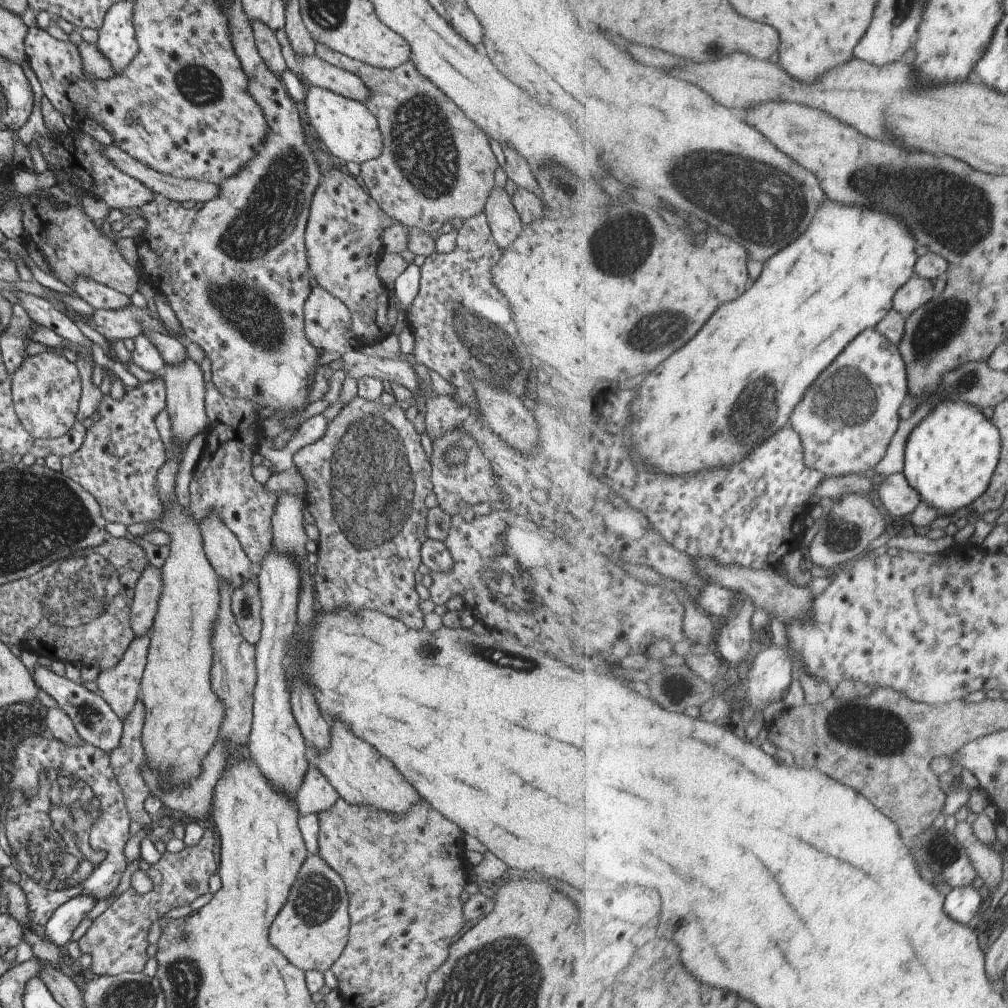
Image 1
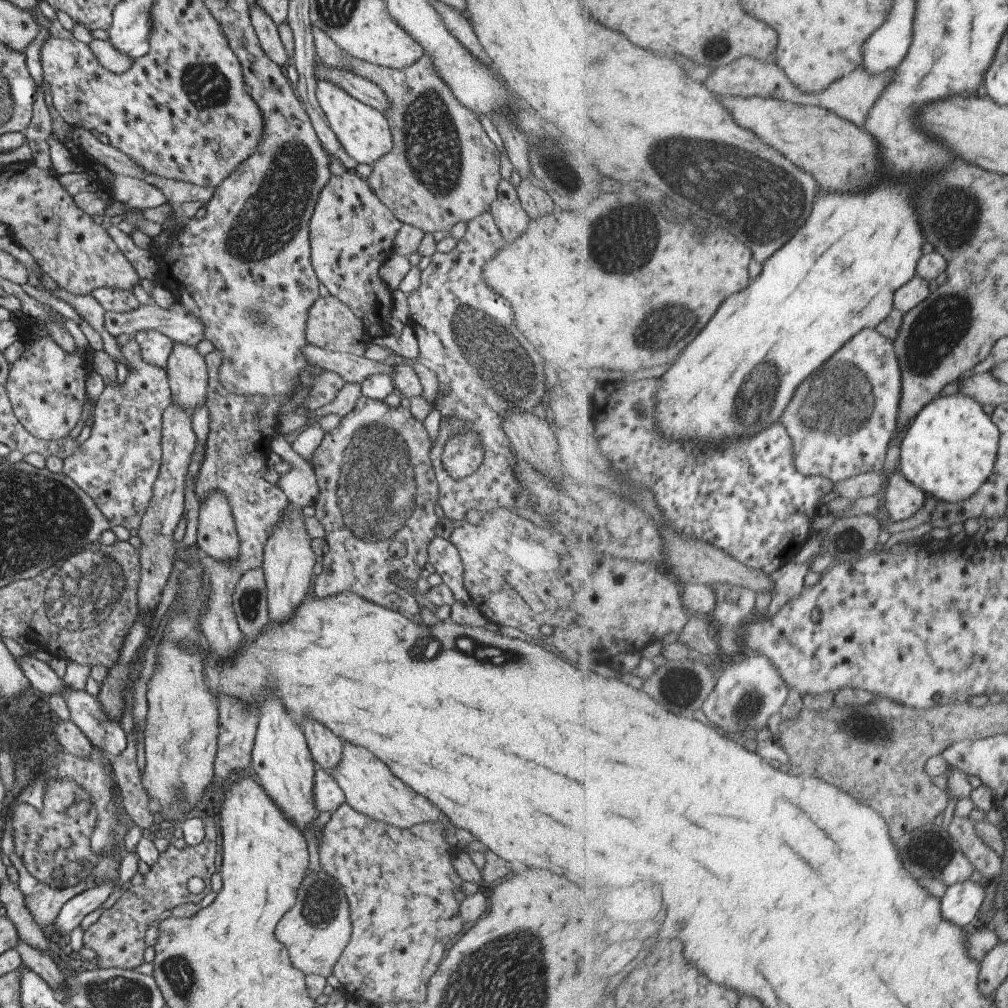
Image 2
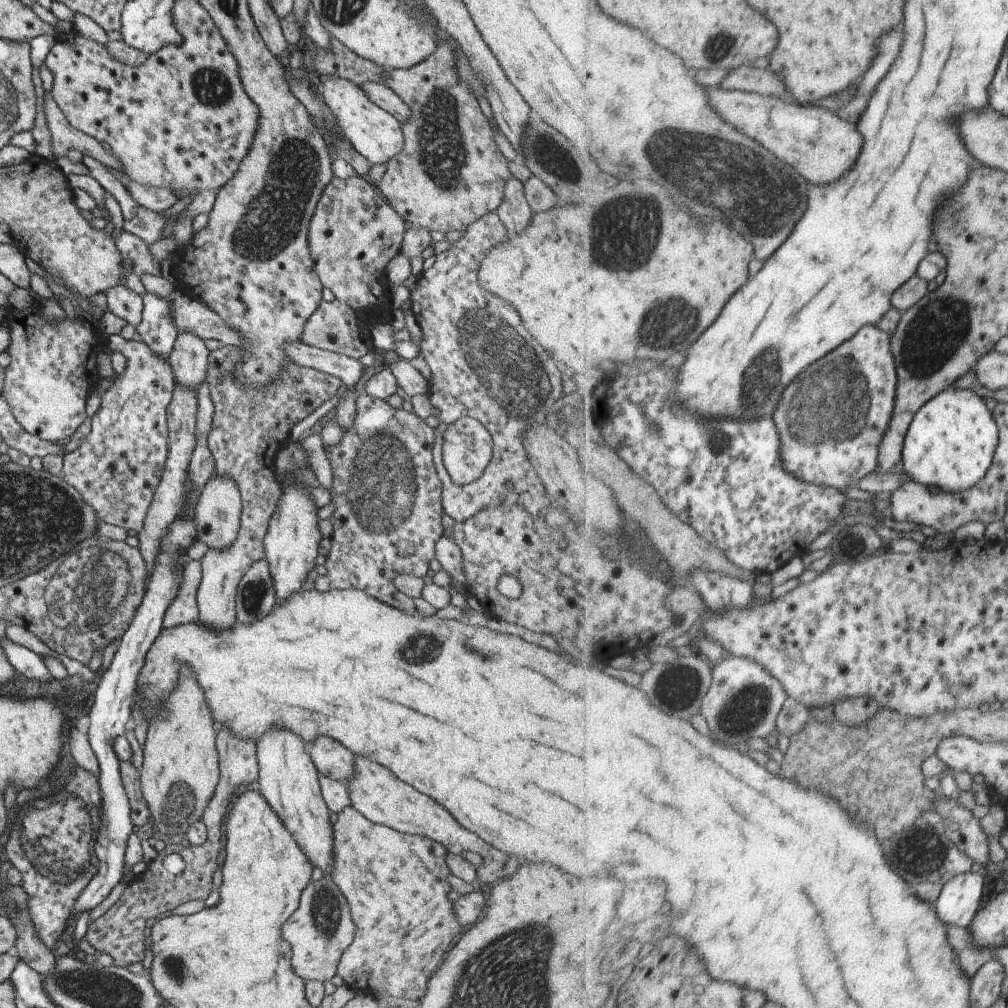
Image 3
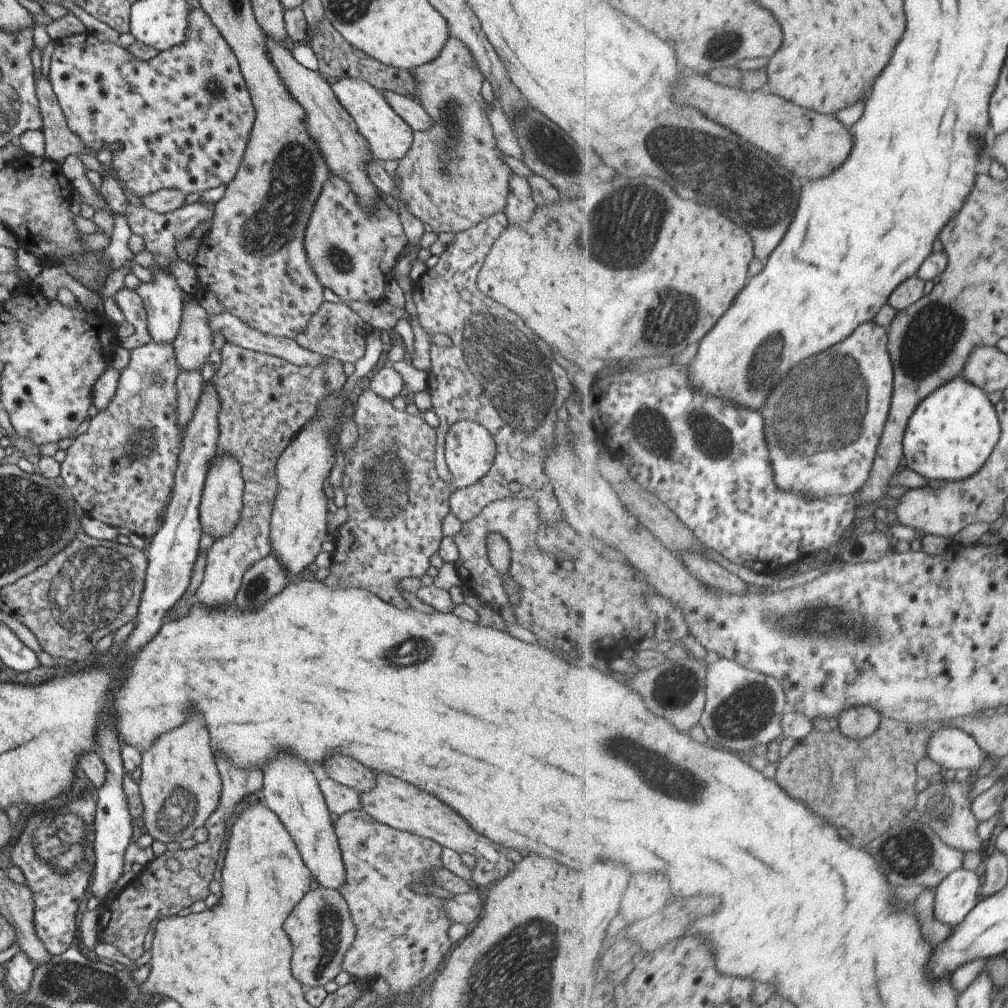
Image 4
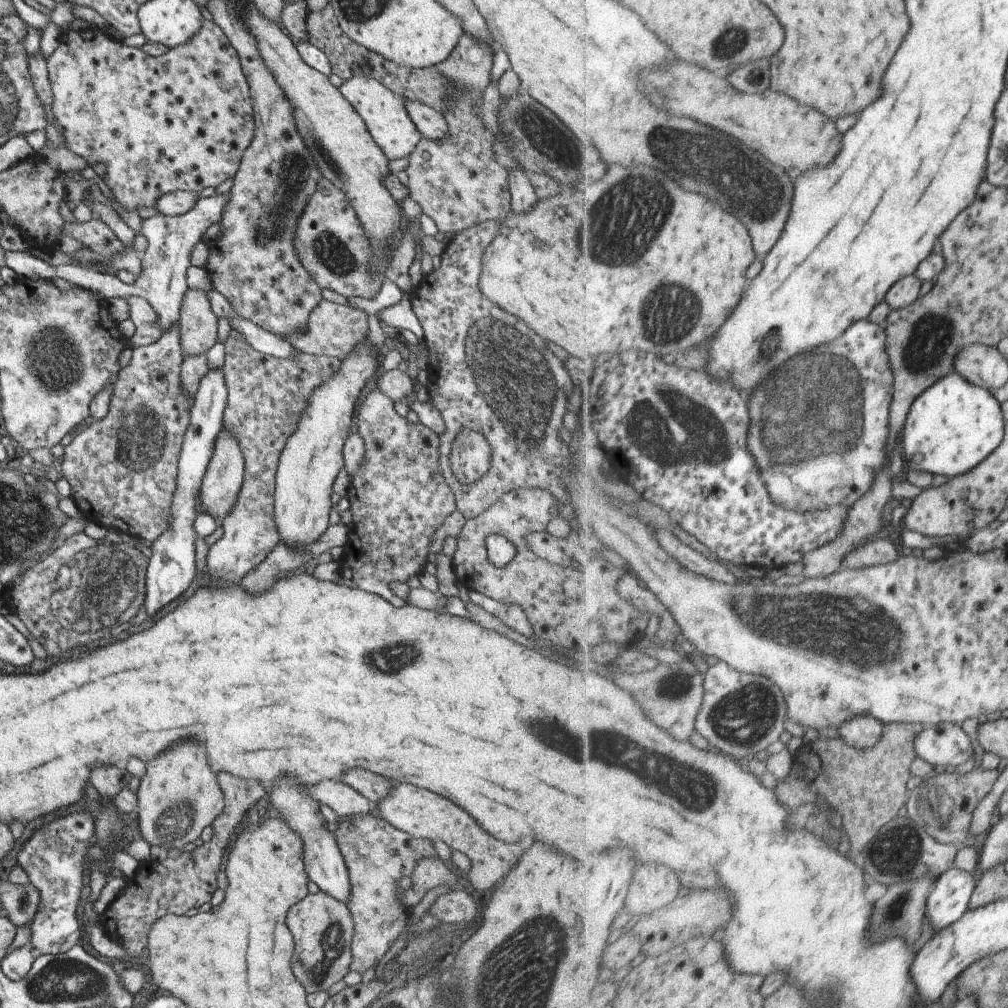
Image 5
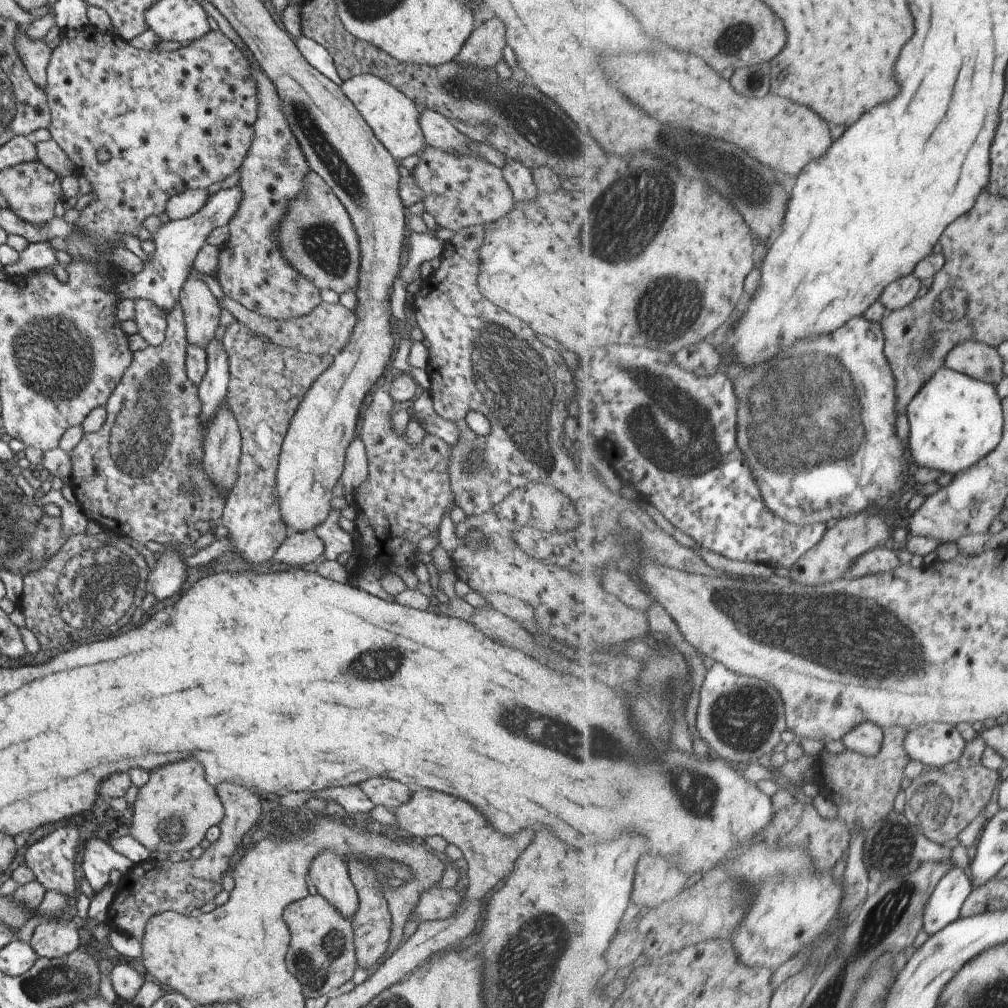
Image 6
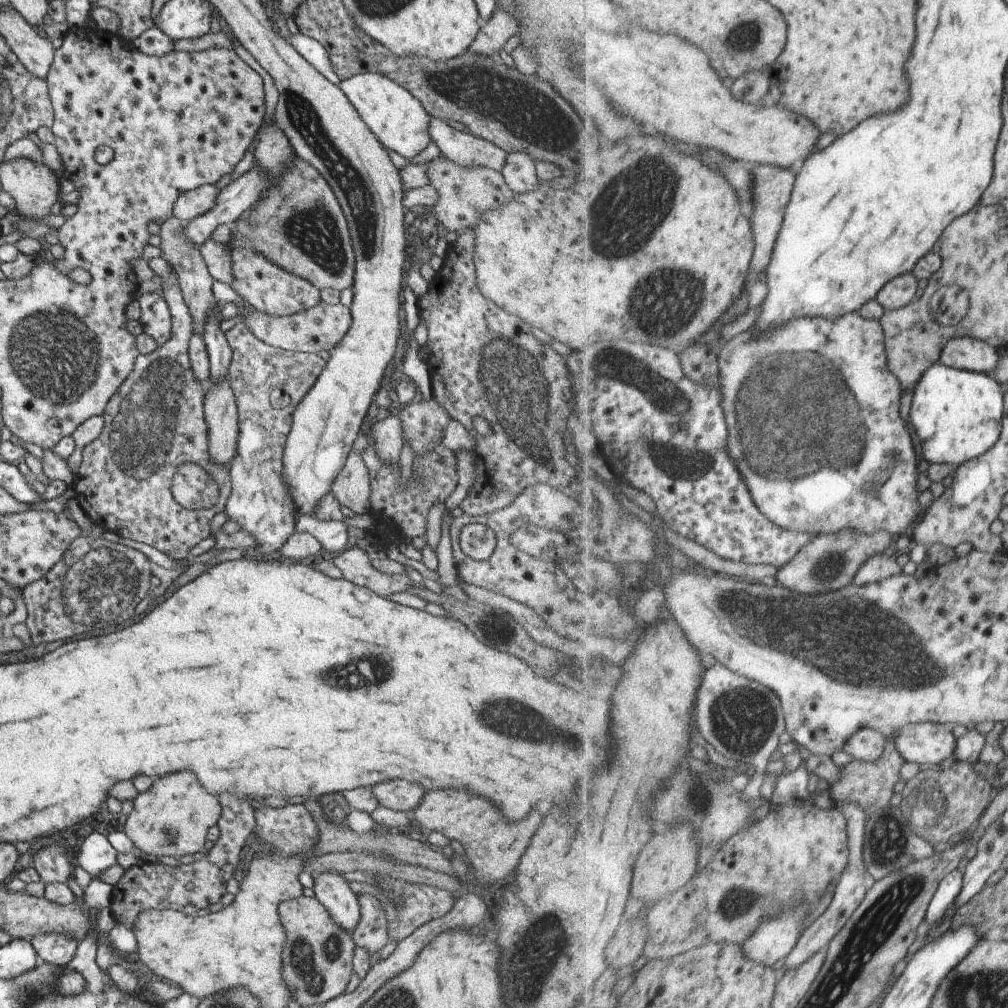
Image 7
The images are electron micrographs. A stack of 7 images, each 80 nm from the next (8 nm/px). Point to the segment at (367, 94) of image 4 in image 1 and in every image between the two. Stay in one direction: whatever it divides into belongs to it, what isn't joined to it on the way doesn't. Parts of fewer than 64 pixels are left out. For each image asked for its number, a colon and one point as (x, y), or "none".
1: (344, 127)
2: (362, 132)
3: (373, 134)

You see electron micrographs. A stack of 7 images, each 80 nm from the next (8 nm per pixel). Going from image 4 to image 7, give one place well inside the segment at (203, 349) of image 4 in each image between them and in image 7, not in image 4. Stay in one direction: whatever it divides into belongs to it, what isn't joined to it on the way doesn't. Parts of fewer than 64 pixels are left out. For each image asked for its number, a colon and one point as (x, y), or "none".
5: (197, 325)
6: (200, 312)
7: (184, 258)

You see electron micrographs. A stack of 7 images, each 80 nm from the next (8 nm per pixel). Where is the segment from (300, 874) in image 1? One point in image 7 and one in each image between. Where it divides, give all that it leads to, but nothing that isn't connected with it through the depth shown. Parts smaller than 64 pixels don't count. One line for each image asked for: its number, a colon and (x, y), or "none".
2: (316, 930)
3: (318, 932)
4: (320, 930)
5: (322, 928)
6: (320, 955)
7: (316, 958)

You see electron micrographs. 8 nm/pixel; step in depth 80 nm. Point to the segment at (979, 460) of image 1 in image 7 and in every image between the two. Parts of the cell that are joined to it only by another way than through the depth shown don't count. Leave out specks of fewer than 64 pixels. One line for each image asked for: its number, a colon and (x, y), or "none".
2: (950, 451)
3: (952, 441)
4: (951, 436)
5: (956, 425)
6: (956, 420)
7: (958, 415)

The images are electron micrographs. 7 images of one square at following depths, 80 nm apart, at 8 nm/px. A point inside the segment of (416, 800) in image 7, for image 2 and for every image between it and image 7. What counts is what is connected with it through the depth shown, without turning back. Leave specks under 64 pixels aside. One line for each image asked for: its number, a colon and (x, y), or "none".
2: (325, 749)
3: (330, 759)
4: (344, 770)
5: (373, 788)
6: (389, 794)

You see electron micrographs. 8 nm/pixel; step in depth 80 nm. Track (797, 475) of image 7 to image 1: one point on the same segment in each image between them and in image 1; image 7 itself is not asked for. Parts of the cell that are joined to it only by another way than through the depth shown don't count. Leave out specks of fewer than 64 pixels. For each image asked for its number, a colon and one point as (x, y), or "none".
1: (848, 419)
2: (843, 419)
3: (832, 419)
4: (825, 421)
5: (821, 436)
6: (820, 434)

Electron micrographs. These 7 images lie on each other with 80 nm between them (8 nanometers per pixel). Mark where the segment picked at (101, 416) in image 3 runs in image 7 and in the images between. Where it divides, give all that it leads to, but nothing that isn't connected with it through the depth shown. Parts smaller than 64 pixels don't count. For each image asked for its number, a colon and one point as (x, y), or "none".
4: (119, 467)
5: (121, 469)
6: (129, 477)
7: (154, 421)

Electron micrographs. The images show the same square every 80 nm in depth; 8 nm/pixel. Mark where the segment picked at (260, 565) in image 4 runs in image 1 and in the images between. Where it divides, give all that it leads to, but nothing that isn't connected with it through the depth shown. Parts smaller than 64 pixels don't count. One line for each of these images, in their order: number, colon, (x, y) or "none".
1: (244, 604)
2: (249, 605)
3: (254, 597)

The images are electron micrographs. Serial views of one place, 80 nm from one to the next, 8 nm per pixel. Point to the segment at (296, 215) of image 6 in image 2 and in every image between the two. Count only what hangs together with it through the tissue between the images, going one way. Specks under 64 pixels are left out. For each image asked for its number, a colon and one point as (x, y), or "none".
2: (350, 232)
3: (352, 234)
4: (346, 247)
5: (331, 246)

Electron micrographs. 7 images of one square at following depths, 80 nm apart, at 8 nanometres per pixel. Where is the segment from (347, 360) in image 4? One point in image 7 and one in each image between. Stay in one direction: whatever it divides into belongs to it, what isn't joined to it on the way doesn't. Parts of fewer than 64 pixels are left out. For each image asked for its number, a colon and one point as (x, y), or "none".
5: (332, 330)
6: (325, 331)
7: (319, 328)

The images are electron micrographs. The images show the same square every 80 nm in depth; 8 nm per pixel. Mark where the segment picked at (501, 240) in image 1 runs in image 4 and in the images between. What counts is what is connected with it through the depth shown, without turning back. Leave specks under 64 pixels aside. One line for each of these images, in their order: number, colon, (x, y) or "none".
2: (509, 217)
3: (513, 212)
4: (519, 204)

